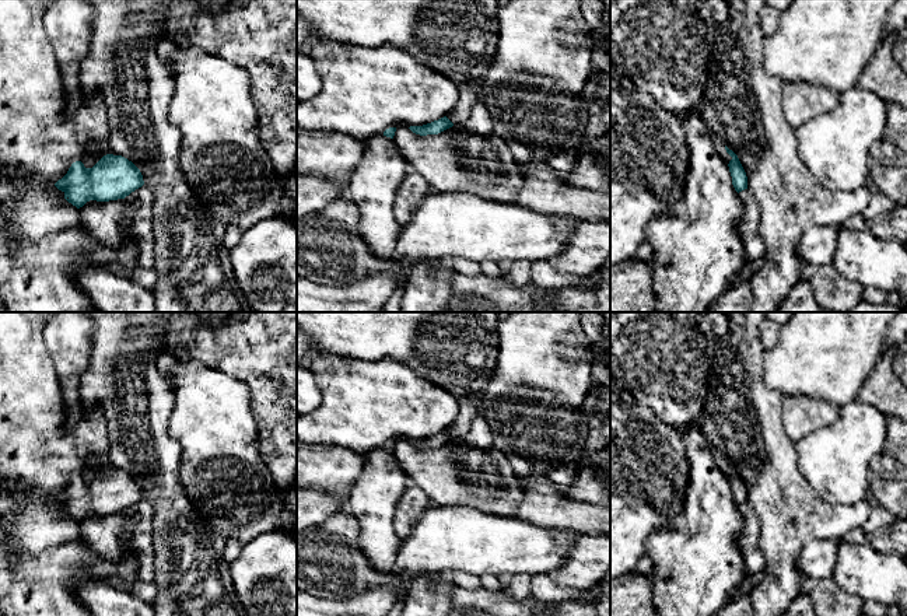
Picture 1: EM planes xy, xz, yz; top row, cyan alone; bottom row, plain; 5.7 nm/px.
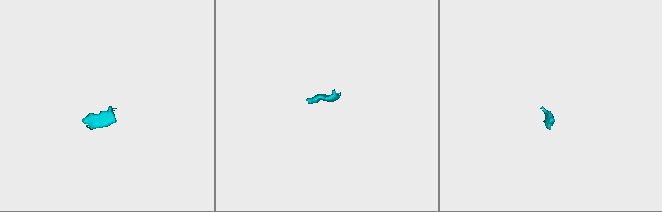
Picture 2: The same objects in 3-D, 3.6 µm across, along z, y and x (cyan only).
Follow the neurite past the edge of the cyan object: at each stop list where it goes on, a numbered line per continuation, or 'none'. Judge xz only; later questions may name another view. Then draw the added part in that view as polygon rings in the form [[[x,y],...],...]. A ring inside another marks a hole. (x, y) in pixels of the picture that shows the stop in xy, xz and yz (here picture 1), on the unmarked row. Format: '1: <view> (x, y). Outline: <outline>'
1: xz (469, 409). Outline: [[[474,396],[460,398],[458,403],[458,416],[447,428],[454,438],[465,435],[470,430],[473,419],[480,414],[480,406],[474,402]]]

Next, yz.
1: yz (718, 458). Outline: [[[712,448],[714,449],[714,448]],[[714,449],[714,461],[717,463],[717,466],[719,468],[719,470],[729,477],[729,475],[732,473],[732,470],[726,466],[725,463],[725,458],[717,451]]]

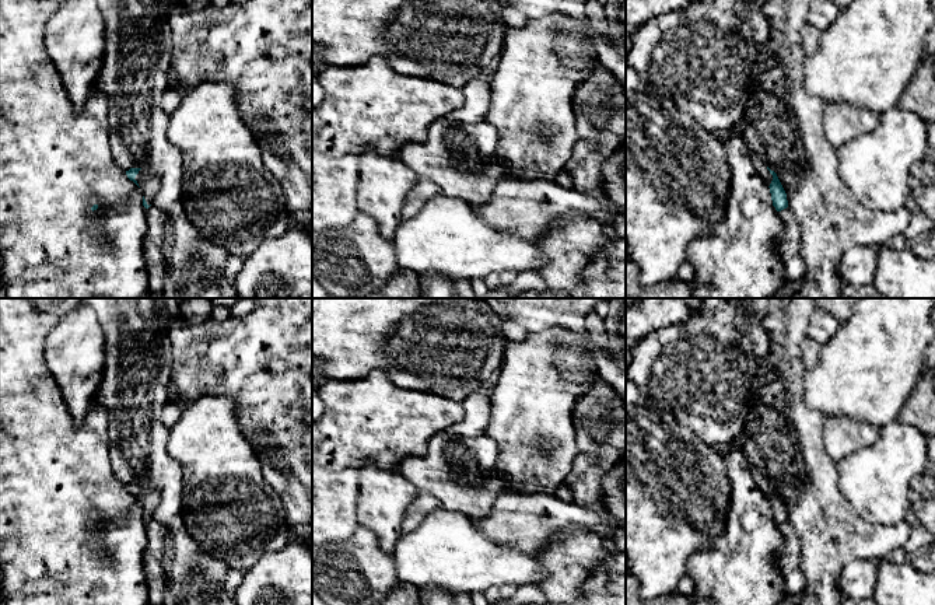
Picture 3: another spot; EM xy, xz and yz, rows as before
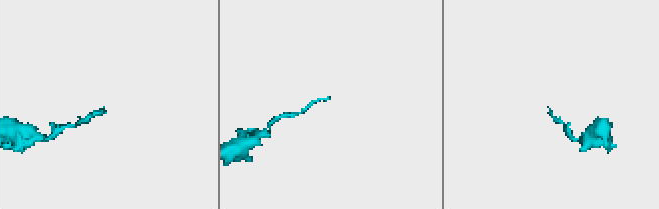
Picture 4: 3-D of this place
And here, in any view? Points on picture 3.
1: yz (762, 482). Outline: [[[750,465],[750,466],[752,466],[753,478],[754,478],[759,489],[770,500],[770,497],[773,494],[773,489],[767,483],[767,479],[757,471],[757,468],[754,468],[753,465]]]

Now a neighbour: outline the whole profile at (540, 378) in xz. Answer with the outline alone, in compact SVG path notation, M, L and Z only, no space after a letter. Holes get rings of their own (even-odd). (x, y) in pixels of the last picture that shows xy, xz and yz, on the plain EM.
M563 328L528 332L521 342L507 342L501 368L493 382L490 423L486 429L498 445L495 472L508 492L554 494L570 475L579 452L572 409L599 380L588 343Z

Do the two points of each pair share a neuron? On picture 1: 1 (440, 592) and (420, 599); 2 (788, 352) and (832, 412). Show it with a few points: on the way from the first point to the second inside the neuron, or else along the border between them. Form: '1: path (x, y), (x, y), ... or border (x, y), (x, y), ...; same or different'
1: path (436, 592), (424, 599); same
2: border (791, 395), (826, 399), (839, 409); different

